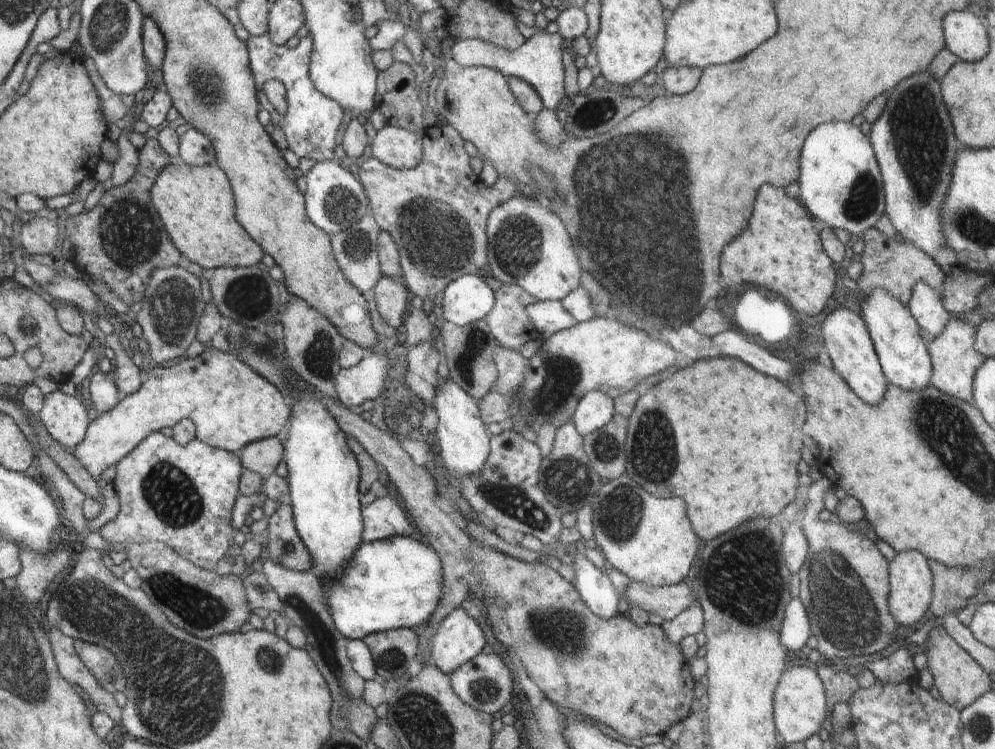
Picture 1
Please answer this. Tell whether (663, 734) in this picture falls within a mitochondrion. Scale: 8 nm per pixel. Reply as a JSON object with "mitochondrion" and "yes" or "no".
{"mitochondrion":"no"}

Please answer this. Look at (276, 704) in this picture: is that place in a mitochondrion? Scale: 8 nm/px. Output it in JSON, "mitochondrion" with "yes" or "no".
{"mitochondrion":"no"}

